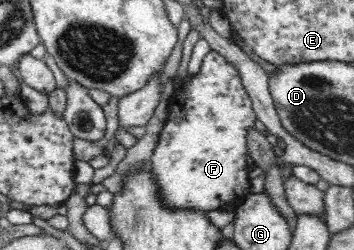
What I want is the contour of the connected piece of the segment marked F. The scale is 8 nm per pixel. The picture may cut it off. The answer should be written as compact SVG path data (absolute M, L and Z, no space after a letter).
M210 50L200 71L175 89L150 159L164 202L176 208L216 211L238 206L250 194L247 141L258 116L241 81L239 67Z

